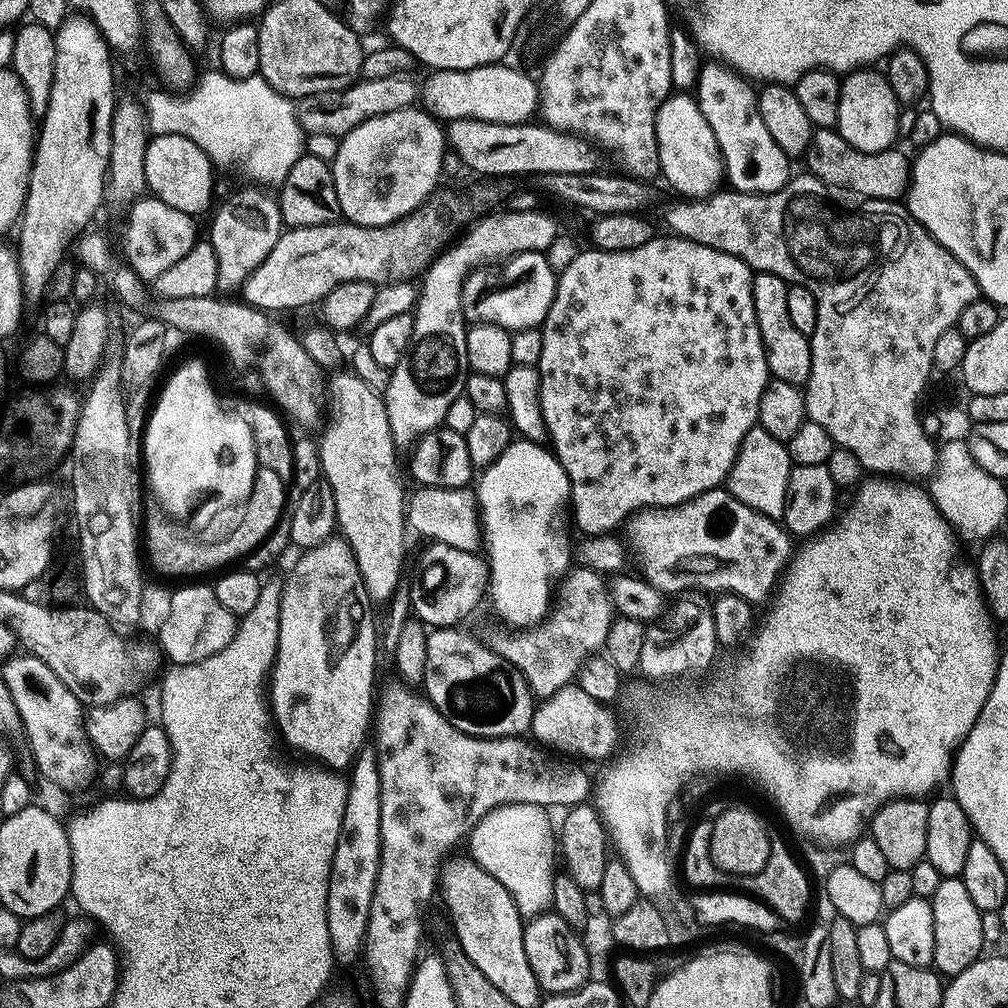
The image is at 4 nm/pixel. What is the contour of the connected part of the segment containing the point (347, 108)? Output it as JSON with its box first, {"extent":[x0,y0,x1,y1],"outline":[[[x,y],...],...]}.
{"extent":[296,72,421,138],"outline":[[[395,72],[390,74],[390,78],[373,80],[360,78],[339,92],[320,92],[317,96],[303,97],[299,101],[296,118],[308,136],[330,134],[342,138],[370,118],[378,118],[394,110],[413,107],[421,92],[421,85],[418,82],[416,85],[415,78],[408,72]]]}

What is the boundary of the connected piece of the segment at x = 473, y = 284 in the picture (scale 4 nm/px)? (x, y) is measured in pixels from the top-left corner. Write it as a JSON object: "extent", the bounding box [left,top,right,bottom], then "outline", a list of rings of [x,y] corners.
{"extent":[460,252,557,330],"outline":[[[523,252],[517,256],[509,256],[499,266],[481,266],[464,277],[464,289],[460,295],[464,319],[478,324],[497,324],[509,330],[543,325],[556,293],[557,279],[557,273],[552,271],[552,265],[543,252]]]}

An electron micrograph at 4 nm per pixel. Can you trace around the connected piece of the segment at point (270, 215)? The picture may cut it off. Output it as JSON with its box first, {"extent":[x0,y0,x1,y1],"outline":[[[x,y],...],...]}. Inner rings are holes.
{"extent":[210,186,286,289],"outline":[[[248,186],[241,192],[236,192],[220,209],[215,209],[216,218],[212,222],[210,241],[214,254],[217,256],[217,278],[219,287],[236,289],[274,250],[280,233],[285,231],[286,225],[280,213],[280,202],[260,186]],[[261,188],[261,189],[260,189]]]}

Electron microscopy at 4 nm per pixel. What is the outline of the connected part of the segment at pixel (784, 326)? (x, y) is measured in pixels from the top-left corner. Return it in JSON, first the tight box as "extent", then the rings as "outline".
{"extent":[752,272,812,385],"outline":[[[756,272],[752,278],[754,314],[758,318],[758,330],[762,334],[762,346],[766,354],[766,366],[773,380],[807,385],[812,369],[812,341],[797,330],[786,307],[789,283],[769,272]]]}

